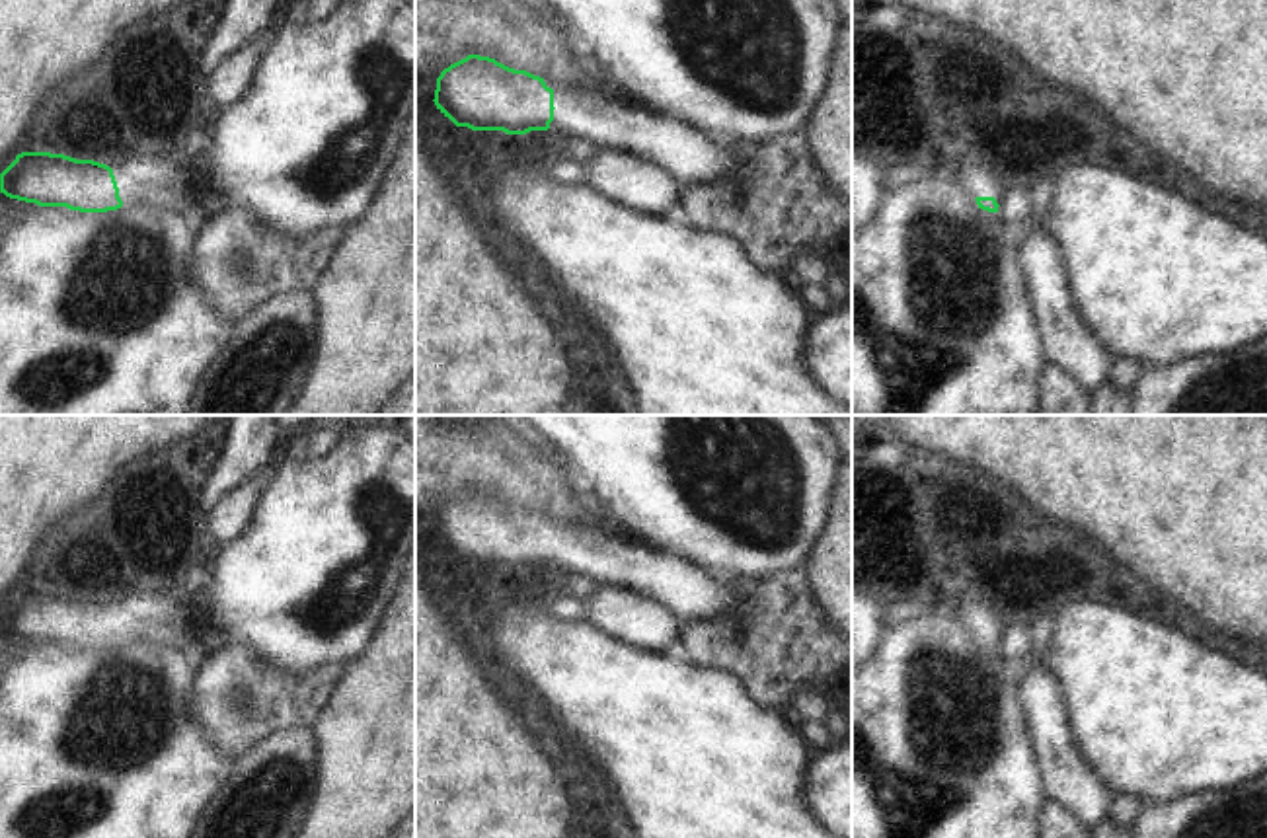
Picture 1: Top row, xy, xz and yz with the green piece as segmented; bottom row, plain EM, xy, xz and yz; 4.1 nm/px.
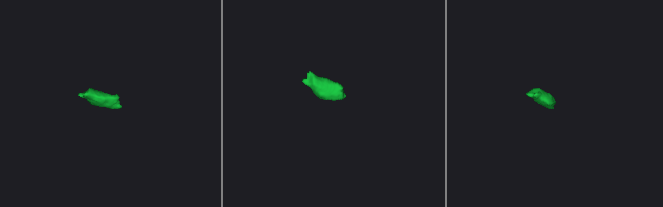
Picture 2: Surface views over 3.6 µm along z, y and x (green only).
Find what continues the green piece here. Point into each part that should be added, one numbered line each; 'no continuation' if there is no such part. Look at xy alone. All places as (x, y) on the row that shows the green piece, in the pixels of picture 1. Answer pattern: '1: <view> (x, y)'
1: xy (164, 178)

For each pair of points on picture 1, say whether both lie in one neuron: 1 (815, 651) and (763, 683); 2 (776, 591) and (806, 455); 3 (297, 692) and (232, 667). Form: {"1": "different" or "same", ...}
{"1": "same", "2": "different", "3": "same"}

